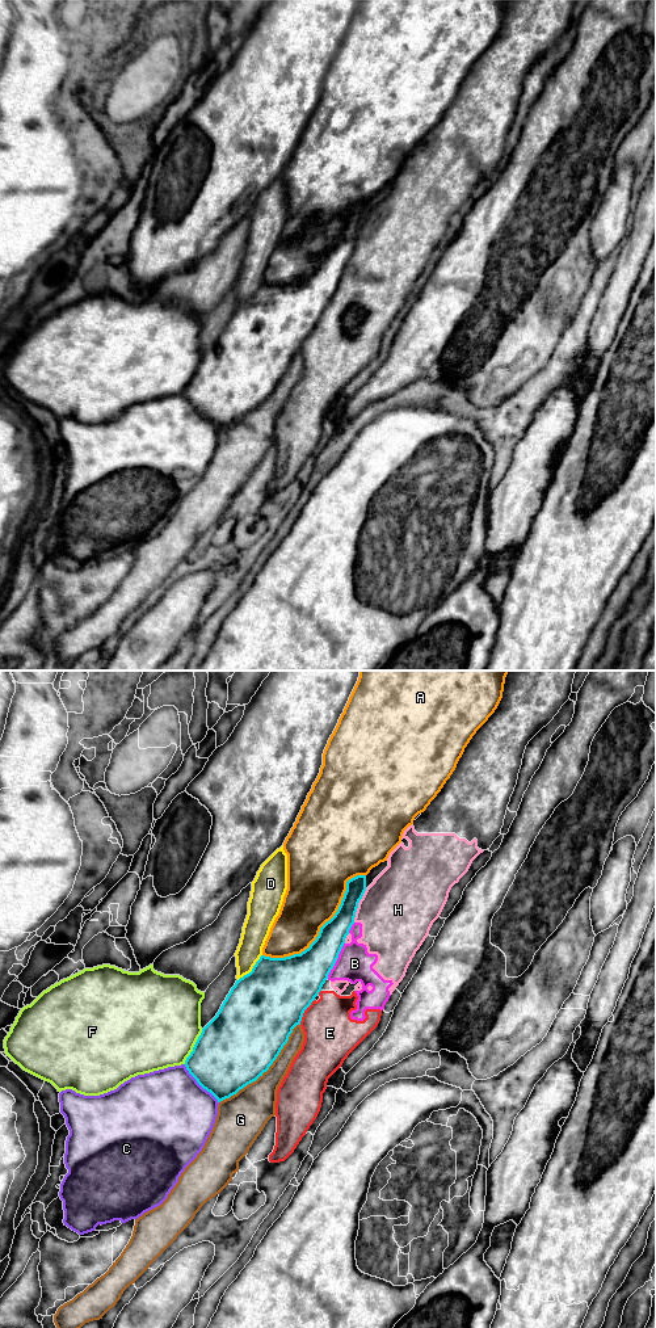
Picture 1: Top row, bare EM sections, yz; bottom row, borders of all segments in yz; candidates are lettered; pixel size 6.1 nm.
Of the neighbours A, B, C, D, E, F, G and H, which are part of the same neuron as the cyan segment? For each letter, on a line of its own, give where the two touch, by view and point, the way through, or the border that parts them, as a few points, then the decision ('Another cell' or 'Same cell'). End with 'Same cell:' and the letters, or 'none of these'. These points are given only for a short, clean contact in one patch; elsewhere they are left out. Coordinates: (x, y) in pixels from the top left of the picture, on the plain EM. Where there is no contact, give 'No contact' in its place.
A: Touches cyan at yz (320, 256). Another cell
B: Touches cyan at yz (336, 288). Boundary: yz (344, 270), (327, 306). Another cell
C: Touches cyan at yz (200, 412). Another cell
D: Touches cyan at yz (252, 297). Another cell
E: Touches cyan at yz (303, 340). Boundary: yz (314, 327), (305, 339), (299, 352). Another cell
F: Touches cyan at yz (194, 374). Another cell
G: Touches cyan at yz (266, 398). Another cell
H: Touches cyan at yz (357, 234). Another cell
Same cell: none of these

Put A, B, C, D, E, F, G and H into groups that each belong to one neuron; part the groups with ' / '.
A / B E H / C / D / F / G

